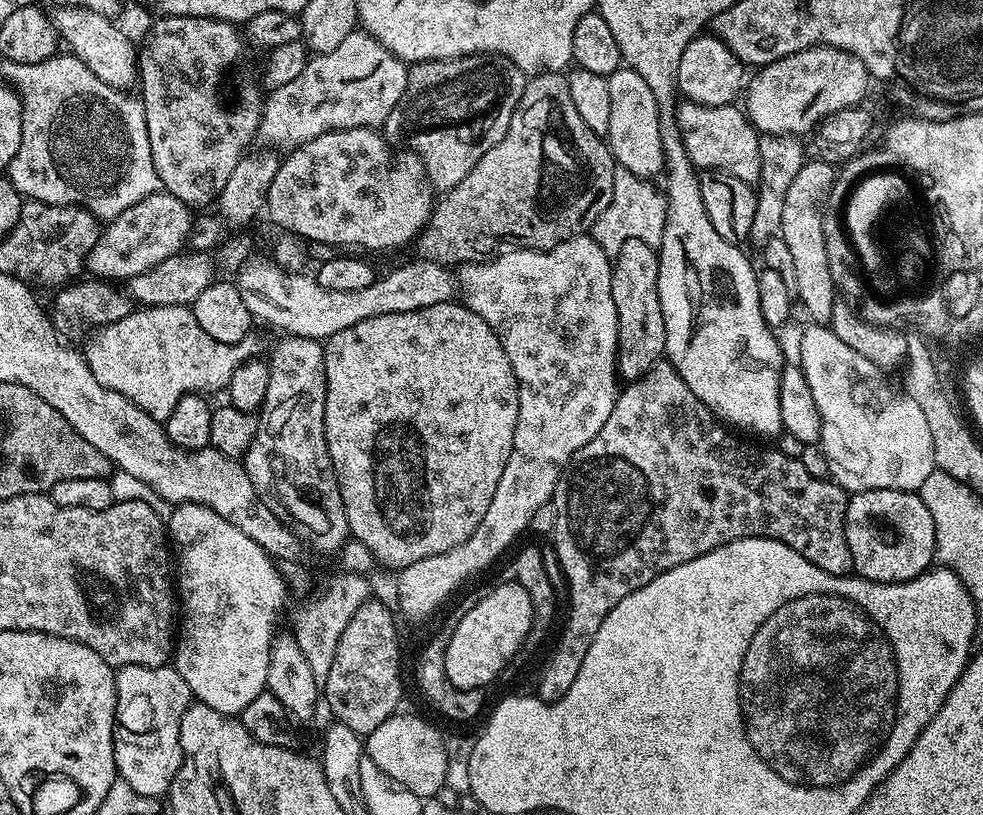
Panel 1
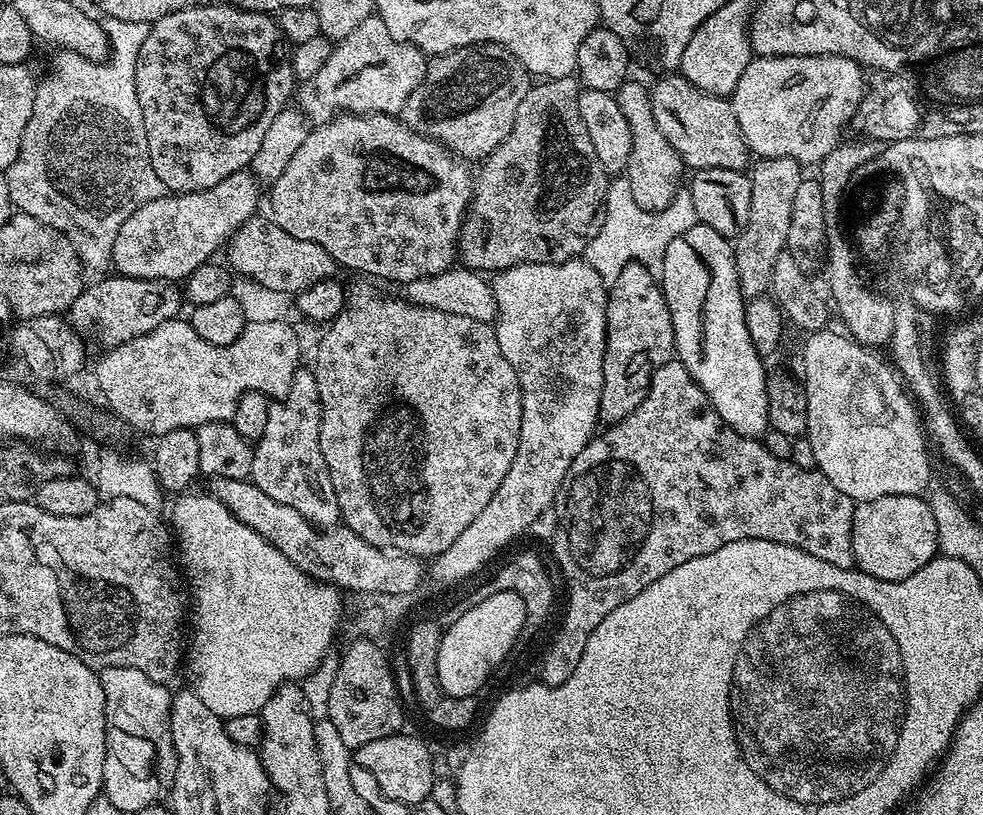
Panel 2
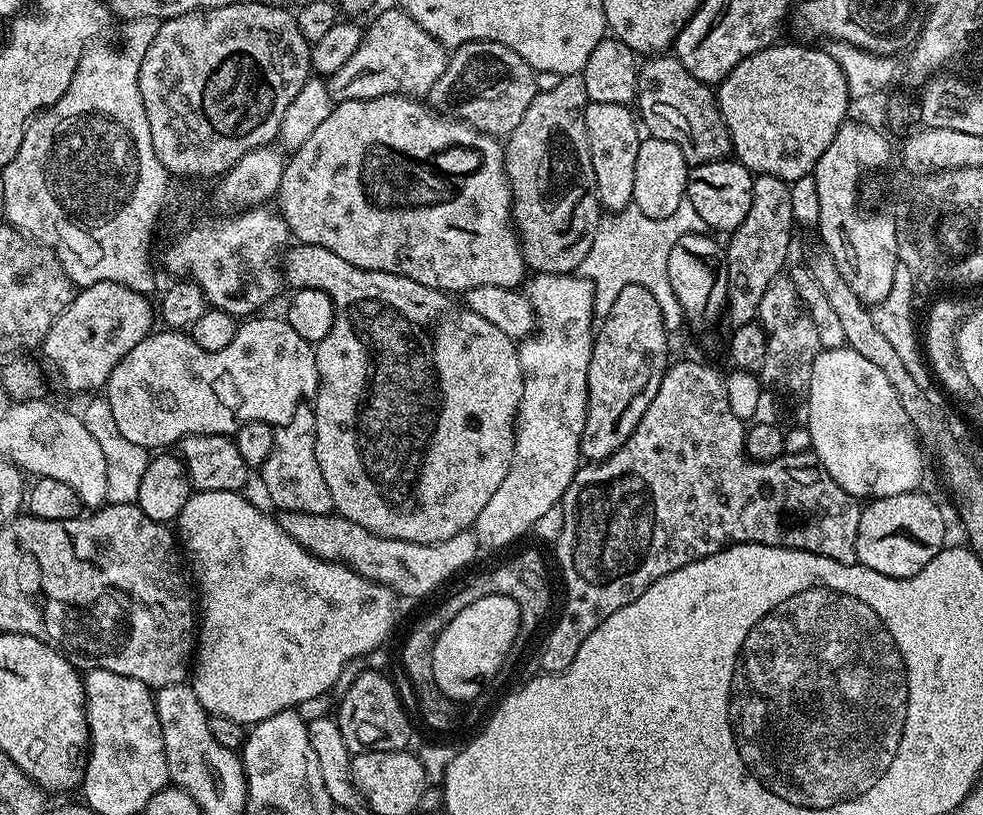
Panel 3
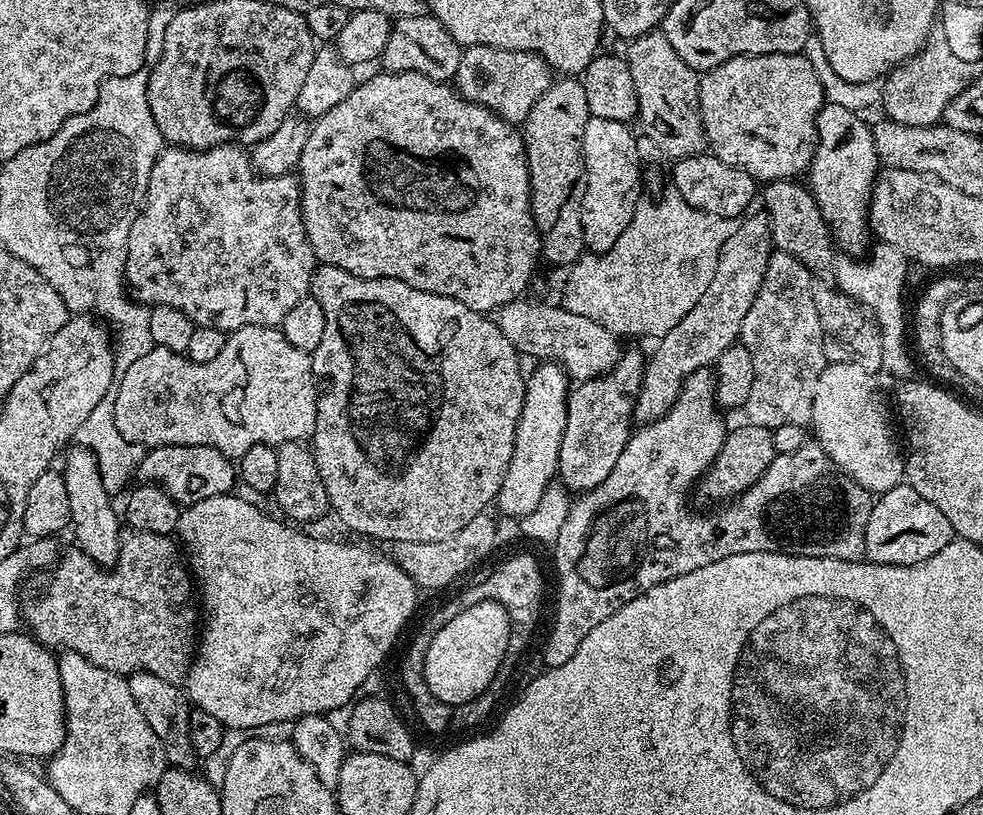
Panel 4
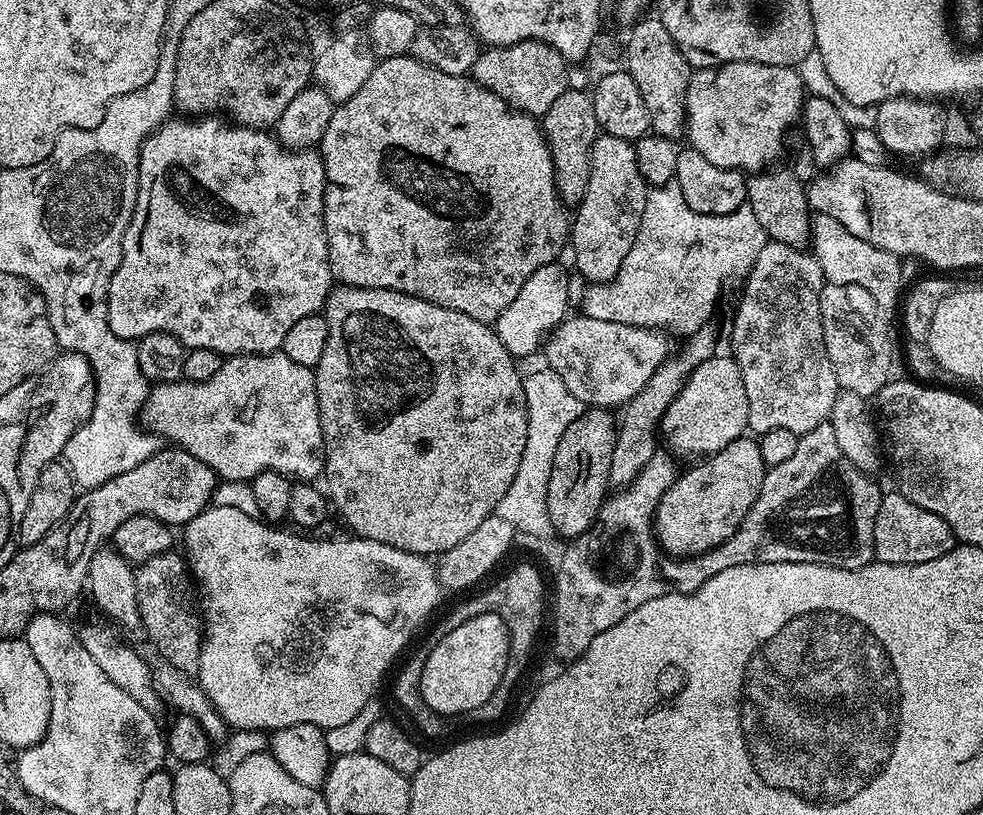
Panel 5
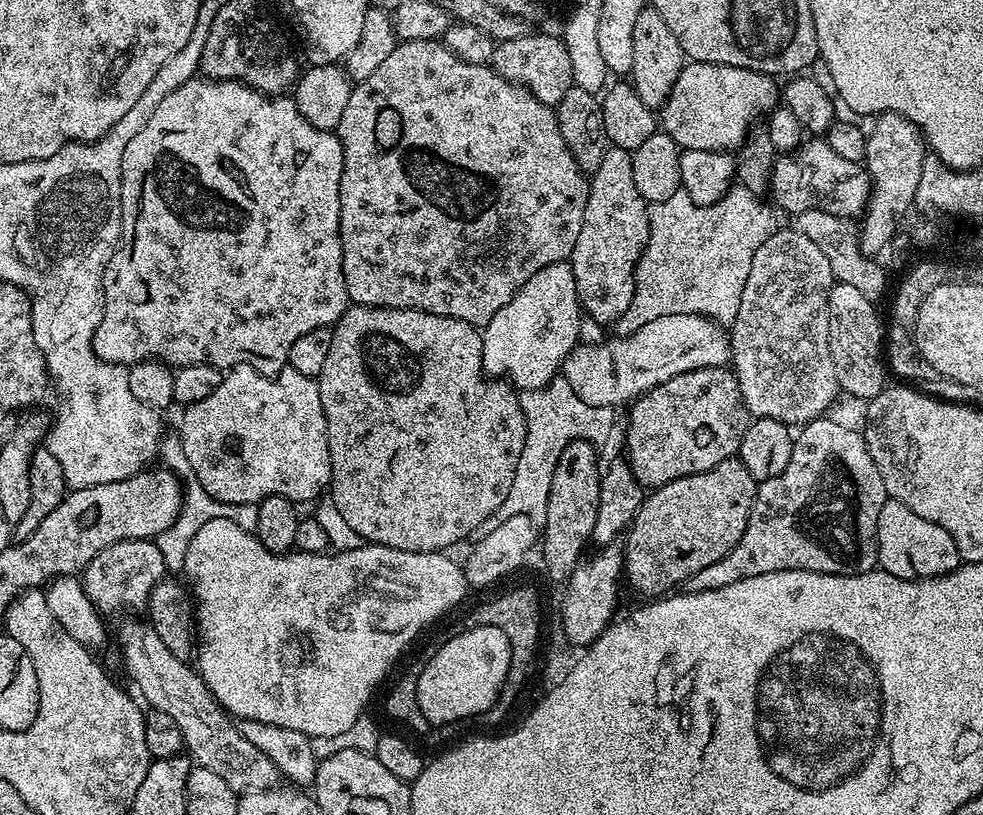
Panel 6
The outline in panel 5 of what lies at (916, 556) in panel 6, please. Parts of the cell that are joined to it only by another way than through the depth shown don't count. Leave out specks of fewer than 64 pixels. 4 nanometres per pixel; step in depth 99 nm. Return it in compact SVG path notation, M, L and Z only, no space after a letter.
M899 491L885 495L878 506L878 518L874 522L875 559L882 564L921 564L934 562L934 558L942 558L958 541L953 536L950 526L938 514L930 514L930 510L922 510L922 506L914 506L910 498L900 495Z

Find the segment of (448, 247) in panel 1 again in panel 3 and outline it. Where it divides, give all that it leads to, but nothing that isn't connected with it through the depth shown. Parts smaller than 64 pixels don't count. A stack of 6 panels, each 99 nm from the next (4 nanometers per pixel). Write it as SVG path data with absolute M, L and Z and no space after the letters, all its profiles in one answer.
M583 75L561 76L548 89L537 91L534 102L530 102L526 114L522 114L522 122L514 126L514 130L506 137L504 144L504 169L508 175L508 185L512 191L512 215L514 227L520 238L520 249L524 251L525 265L533 273L545 272L547 268L565 268L569 274L579 269L580 263L590 254L590 246L594 246L594 234L600 229L602 209L600 199L596 196L596 183L594 182L594 166L590 162L590 142L586 134L586 122L584 121L584 108L590 103L586 94Z

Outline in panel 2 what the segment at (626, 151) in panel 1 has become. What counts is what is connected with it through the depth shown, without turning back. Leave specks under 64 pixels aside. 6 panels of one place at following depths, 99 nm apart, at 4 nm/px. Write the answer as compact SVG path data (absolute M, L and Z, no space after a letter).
M629 78L614 95L630 126L631 154L624 176L631 194L638 206L647 212L663 213L662 210L669 206L678 190L682 170L684 171L683 160L674 146L663 137L662 130L654 120L651 91L646 84L644 86L635 78Z

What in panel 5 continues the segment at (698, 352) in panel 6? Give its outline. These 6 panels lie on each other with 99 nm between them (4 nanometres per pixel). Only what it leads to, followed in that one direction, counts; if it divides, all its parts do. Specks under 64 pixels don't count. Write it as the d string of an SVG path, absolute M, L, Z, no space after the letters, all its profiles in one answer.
M583 314L569 315L542 348L547 367L588 408L619 409L650 382L654 370L670 355L669 337L659 328L639 328L622 322L601 322Z

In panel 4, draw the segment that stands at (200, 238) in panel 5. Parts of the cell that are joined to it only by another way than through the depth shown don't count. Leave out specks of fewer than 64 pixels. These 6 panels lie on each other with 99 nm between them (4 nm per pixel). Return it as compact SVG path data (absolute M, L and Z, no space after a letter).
M223 144L217 148L206 148L203 150L193 150L190 148L178 148L175 146L168 146L161 151L160 156L154 162L154 170L150 170L150 182L146 190L146 198L144 205L140 207L138 218L134 218L134 226L130 226L130 238L128 239L128 261L124 267L124 279L127 287L136 291L135 299L144 306L155 306L158 304L165 304L166 306L174 306L178 310L182 310L192 323L202 328L216 328L219 332L225 334L236 332L242 326L266 326L267 328L275 328L281 324L286 318L286 314L290 314L293 306L298 306L298 302L302 302L304 296L309 295L312 286L312 275L316 273L318 261L312 252L312 247L308 241L308 235L304 229L304 219L302 218L302 210L300 209L300 181L295 175L289 174L286 176L261 176L257 173L256 169L252 167L252 162L249 153L243 147L235 144Z

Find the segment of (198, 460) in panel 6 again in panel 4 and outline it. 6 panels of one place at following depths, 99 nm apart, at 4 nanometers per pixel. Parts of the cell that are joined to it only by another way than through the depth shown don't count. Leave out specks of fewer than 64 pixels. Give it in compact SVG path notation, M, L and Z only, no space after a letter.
M242 326L236 332L227 333L227 338L226 346L222 346L218 358L213 358L211 362L194 362L189 360L187 355L154 346L150 350L150 354L142 354L142 358L138 358L138 362L123 369L119 373L118 383L115 385L114 395L111 397L114 406L114 426L118 426L118 434L122 434L122 438L126 438L131 444L139 444L145 450L158 446L214 446L216 450L222 450L222 454L233 458L246 454L246 450L250 450L250 446L259 444L279 446L288 443L289 440L303 441L305 438L311 437L312 431L316 428L316 401L318 399L318 377L312 371L311 355L298 350L298 346L292 346L279 327Z

